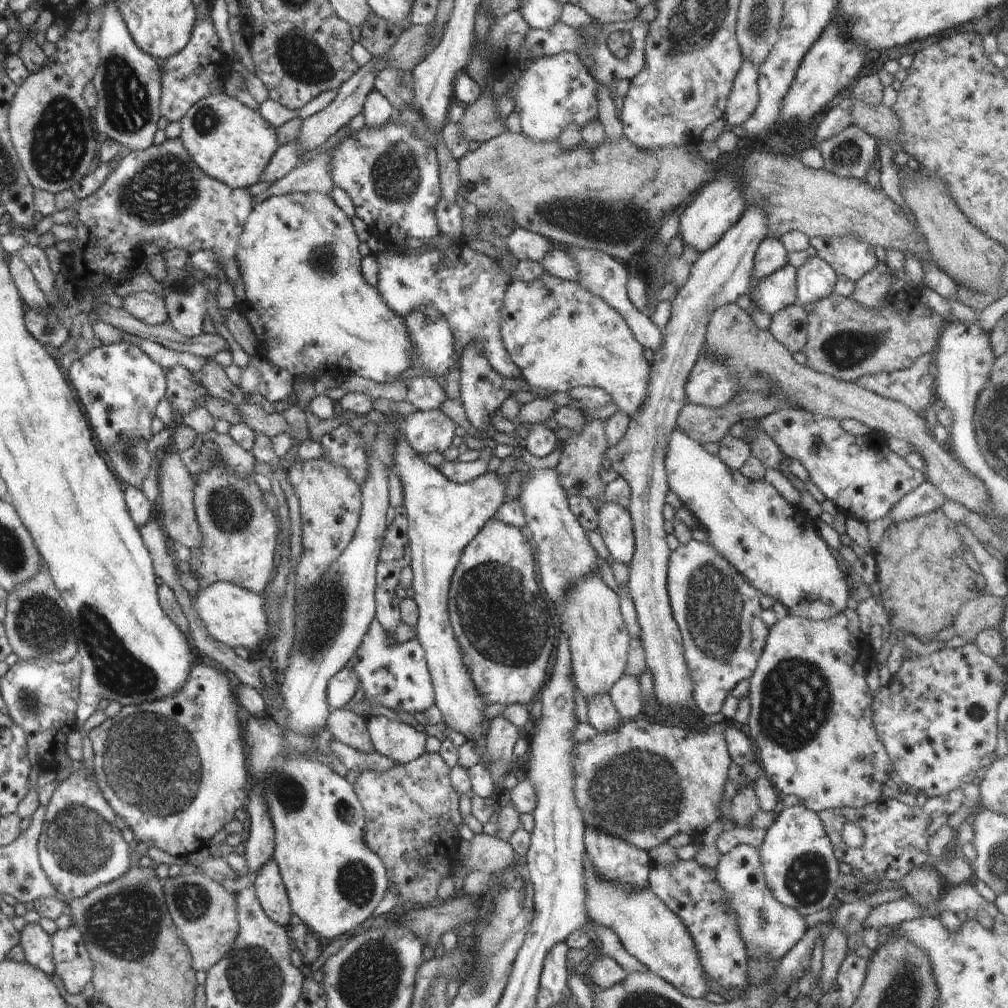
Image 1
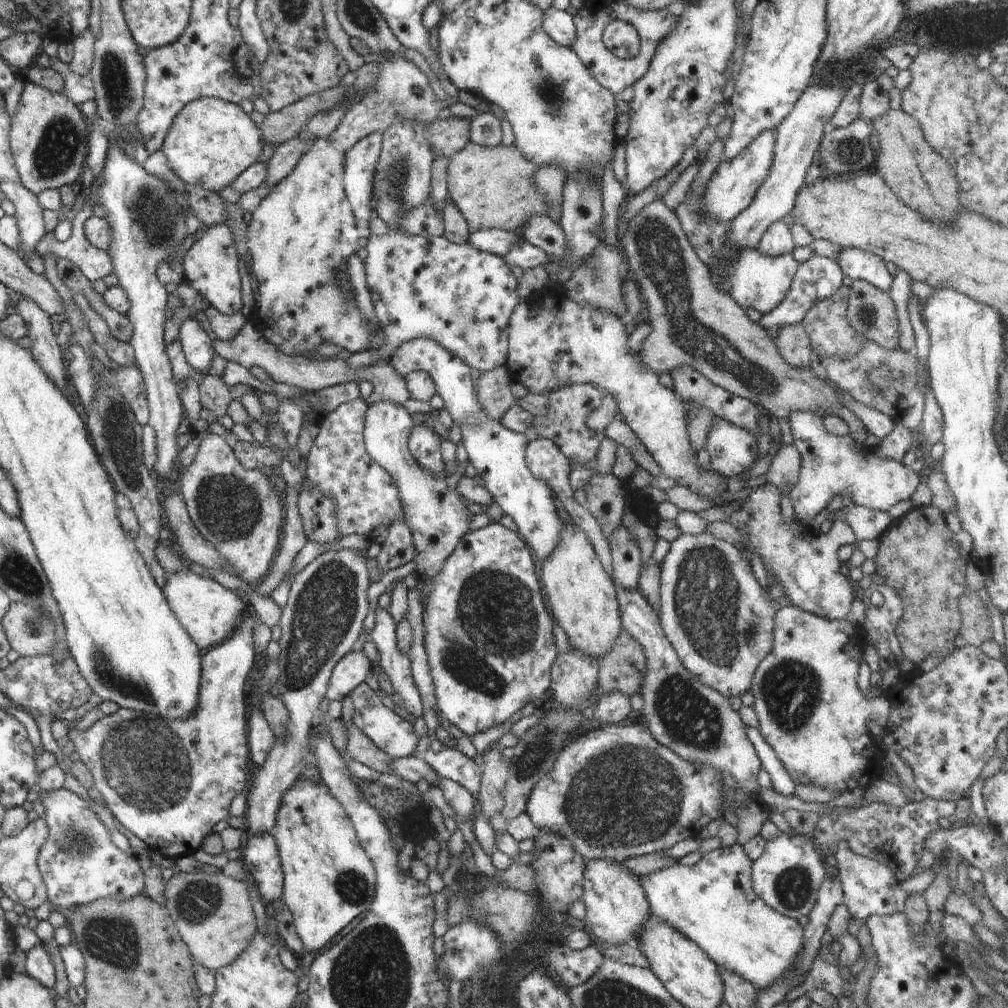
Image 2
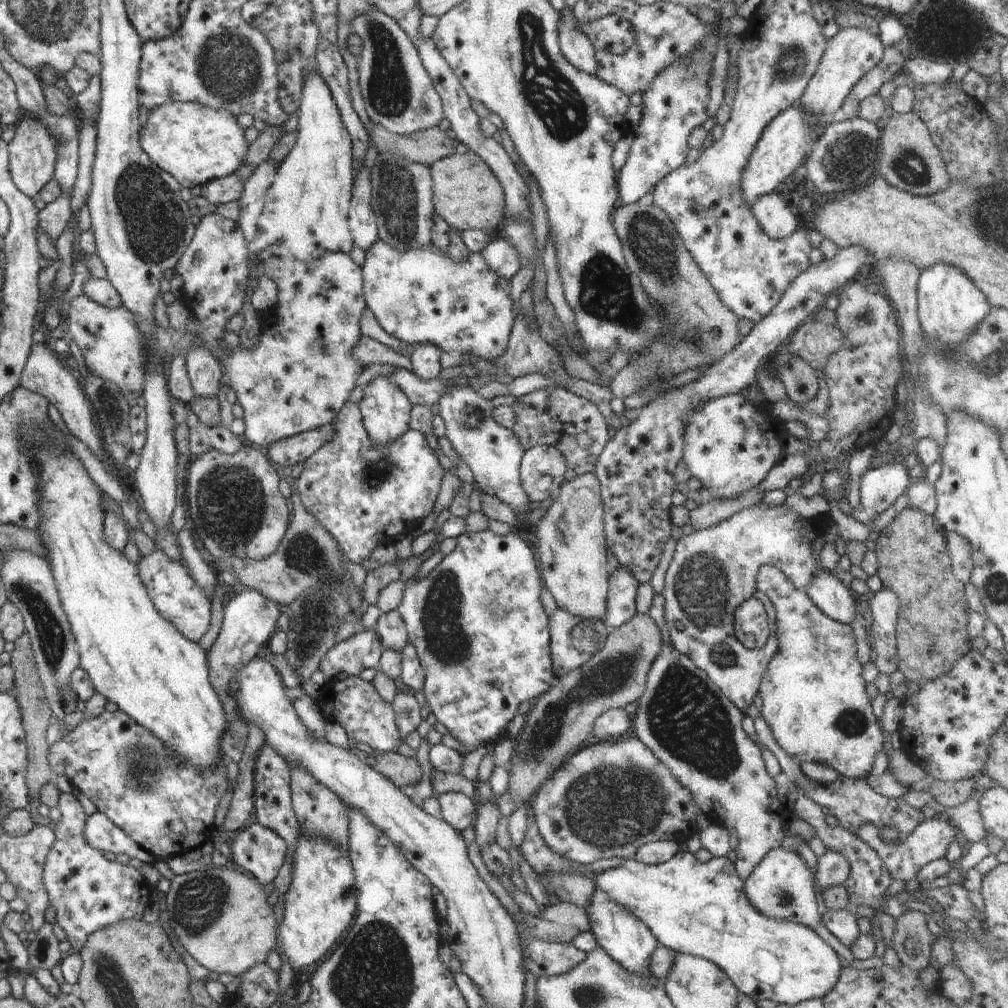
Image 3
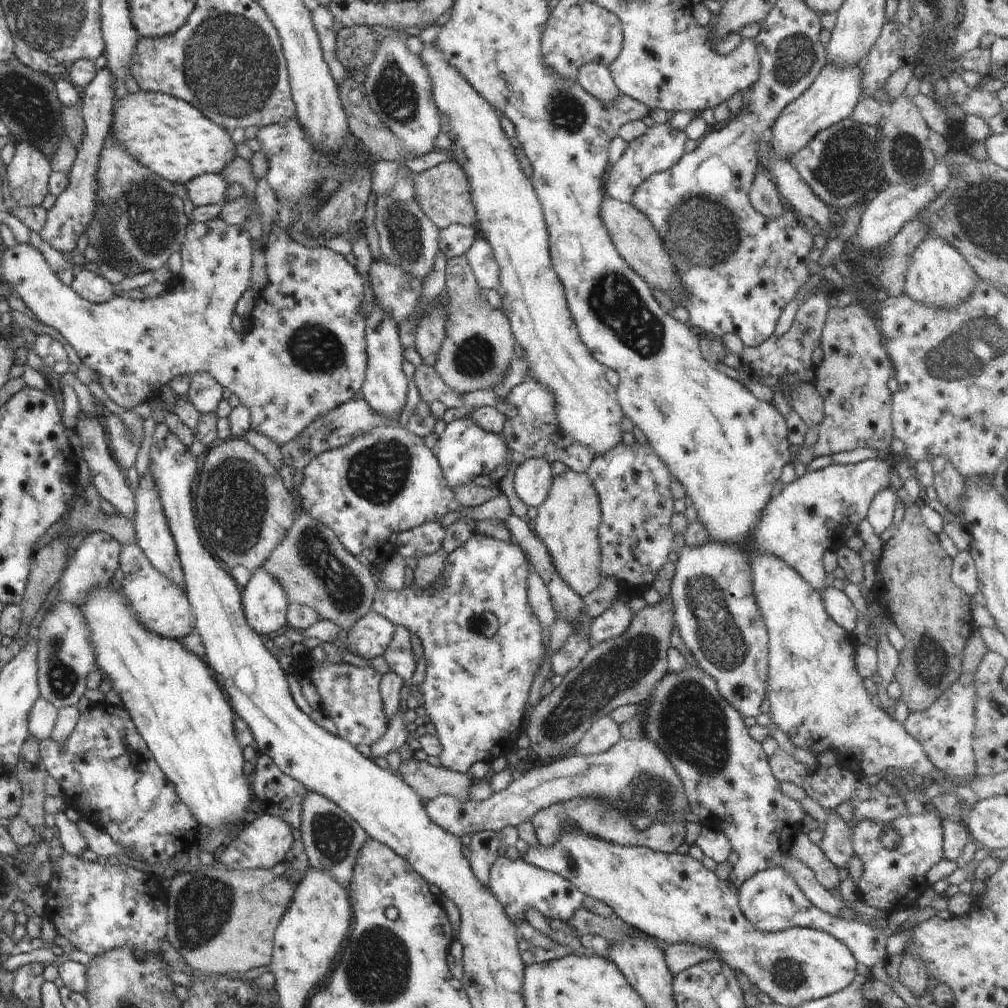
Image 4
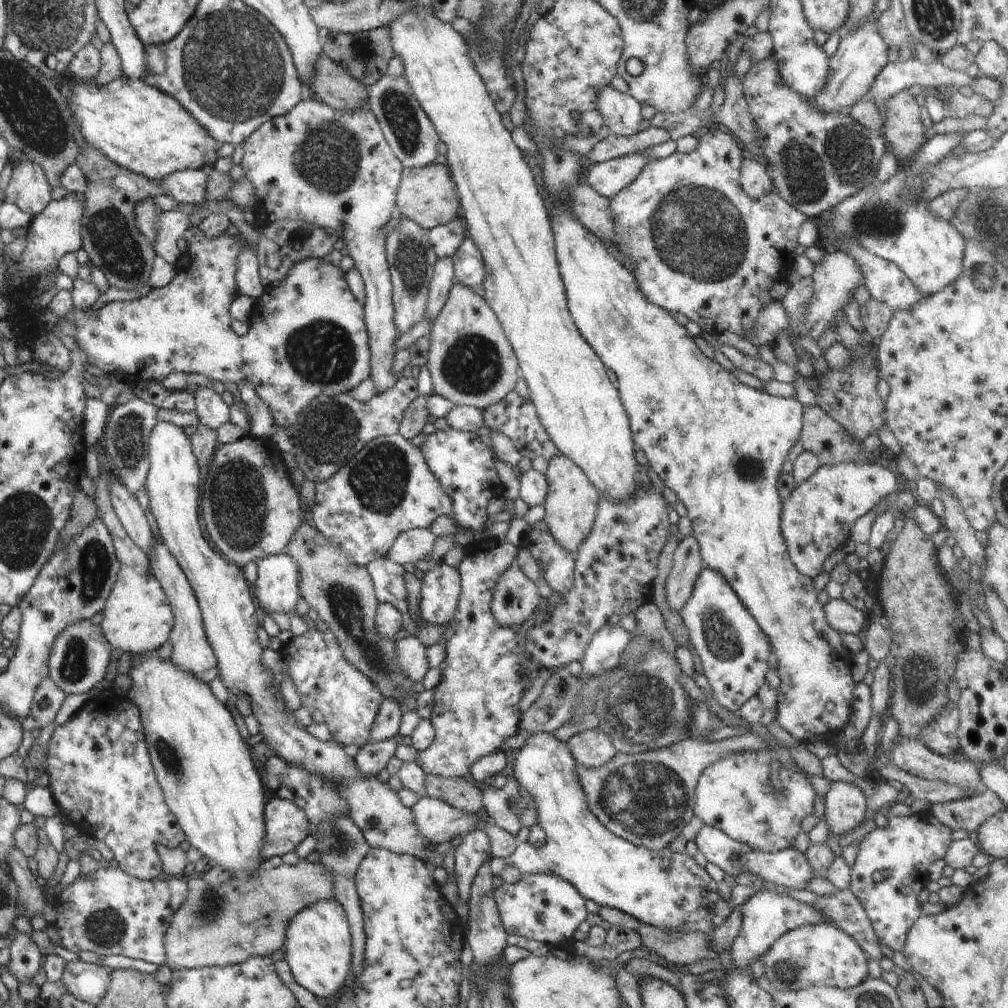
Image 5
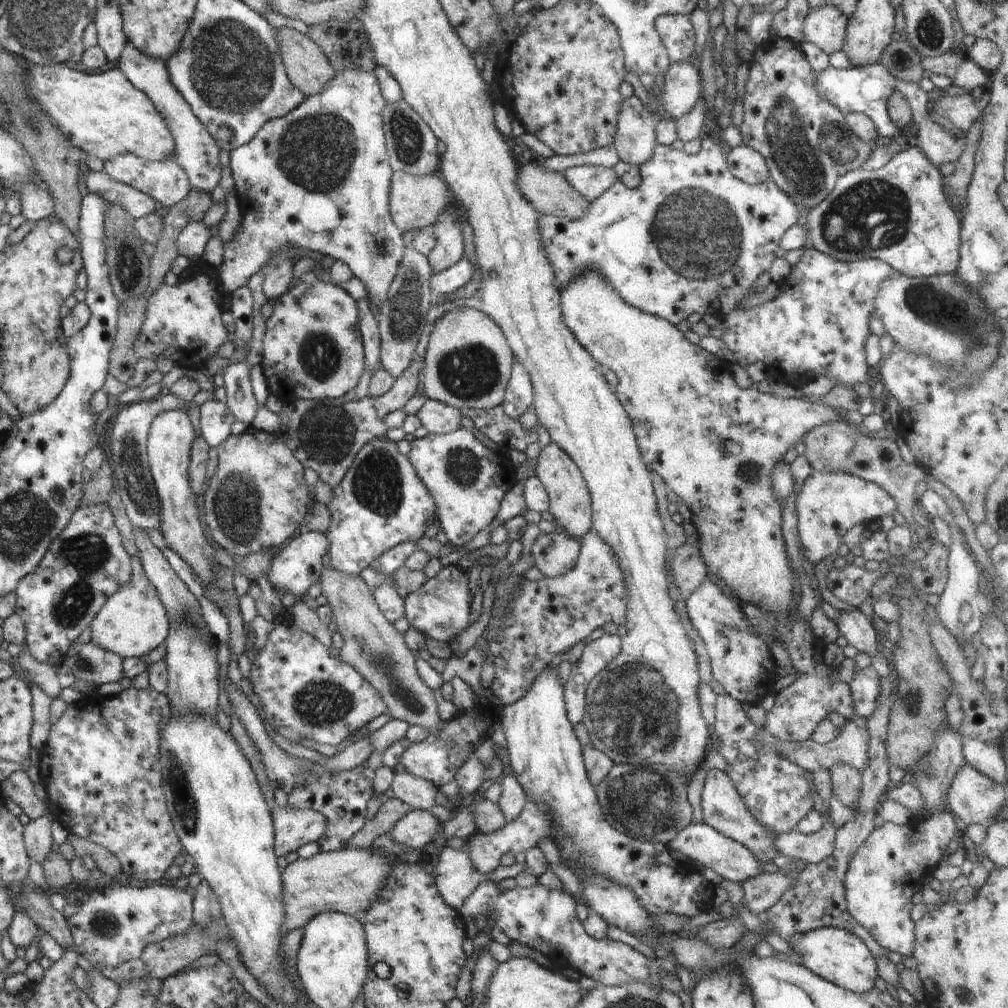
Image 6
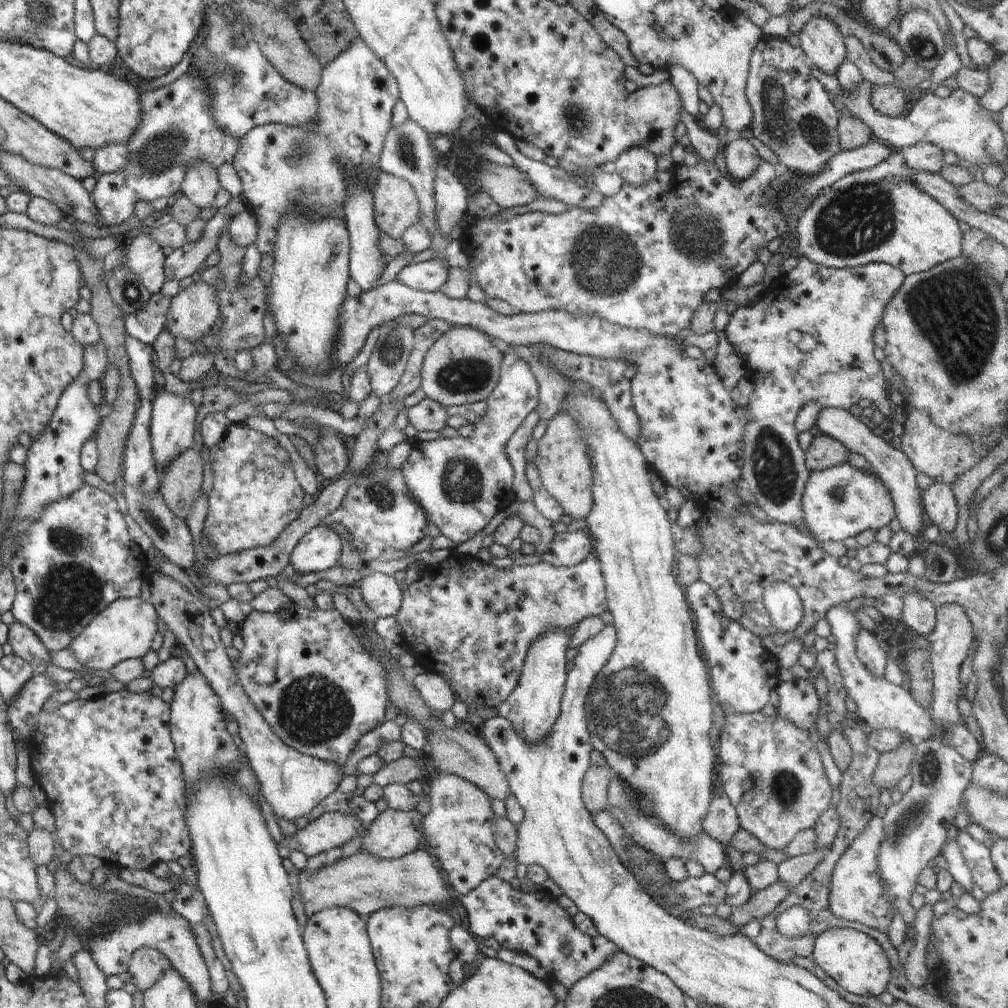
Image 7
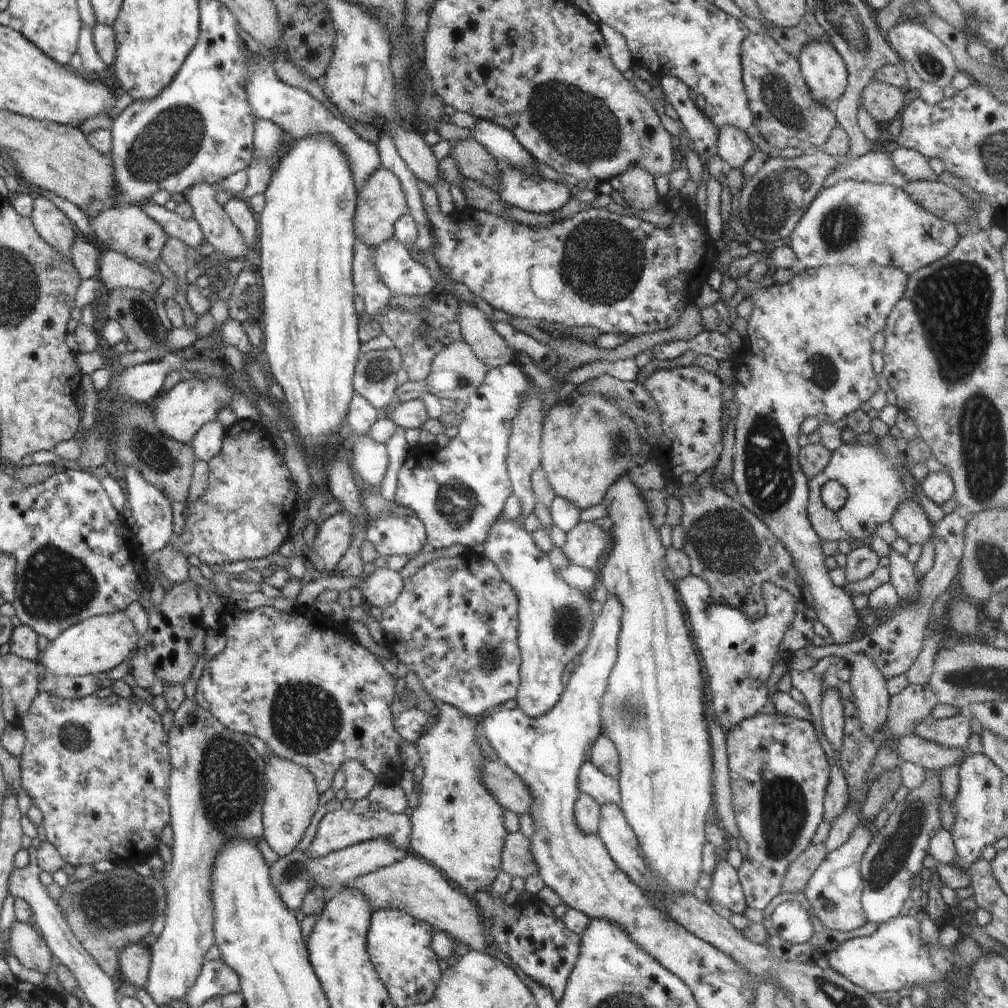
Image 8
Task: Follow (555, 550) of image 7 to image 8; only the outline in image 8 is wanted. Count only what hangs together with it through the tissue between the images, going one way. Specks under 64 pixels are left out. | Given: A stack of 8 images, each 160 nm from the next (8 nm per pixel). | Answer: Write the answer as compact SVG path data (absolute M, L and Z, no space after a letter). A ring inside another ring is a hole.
M582 521L567 532L562 550L570 562L598 573L609 546L610 533L593 522Z

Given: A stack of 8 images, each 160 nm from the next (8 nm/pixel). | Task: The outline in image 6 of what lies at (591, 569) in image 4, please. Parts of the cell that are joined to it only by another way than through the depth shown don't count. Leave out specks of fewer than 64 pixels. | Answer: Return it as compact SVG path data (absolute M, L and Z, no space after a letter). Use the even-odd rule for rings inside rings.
M551 442L539 453L535 475L540 482L543 482L546 492L549 494L548 511L556 518L555 523L560 524L570 534L570 537L580 540L591 529L593 521L592 499L580 469L574 464L568 453Z

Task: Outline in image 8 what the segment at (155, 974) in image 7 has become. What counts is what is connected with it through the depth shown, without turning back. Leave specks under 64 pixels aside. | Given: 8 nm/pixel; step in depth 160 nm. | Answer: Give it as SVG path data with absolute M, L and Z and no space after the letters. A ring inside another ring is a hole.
M137 943L122 945L119 948L119 970L122 979L143 988L149 977L151 950Z

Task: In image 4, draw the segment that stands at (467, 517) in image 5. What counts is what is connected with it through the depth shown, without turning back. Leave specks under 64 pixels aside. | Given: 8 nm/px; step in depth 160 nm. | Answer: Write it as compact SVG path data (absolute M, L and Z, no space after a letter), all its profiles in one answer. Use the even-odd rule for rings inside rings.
M464 416L446 424L446 430L440 435L433 451L448 486L454 488L460 484L472 484L476 476L488 476L500 466L507 464L508 450L500 434L486 432L472 422L471 418Z

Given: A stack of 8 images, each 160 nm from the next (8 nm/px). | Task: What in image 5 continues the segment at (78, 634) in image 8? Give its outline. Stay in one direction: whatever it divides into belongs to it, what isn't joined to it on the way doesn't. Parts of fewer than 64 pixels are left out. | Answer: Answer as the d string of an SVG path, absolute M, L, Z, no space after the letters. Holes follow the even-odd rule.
M100 471L100 479L95 486L93 497L98 507L98 516L106 525L114 541L116 556L120 563L116 582L103 608L104 619L100 628L112 648L121 653L139 655L144 651L154 651L169 640L175 621L167 594L152 574L147 554L128 536L110 502L107 477Z

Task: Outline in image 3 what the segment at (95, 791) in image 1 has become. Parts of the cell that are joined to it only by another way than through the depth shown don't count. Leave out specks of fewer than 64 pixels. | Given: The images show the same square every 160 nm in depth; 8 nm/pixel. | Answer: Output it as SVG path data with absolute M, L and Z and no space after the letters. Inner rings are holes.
M67 788L60 794L57 807L61 818L56 823L55 841L48 851L42 878L49 905L56 910L56 923L66 933L72 951L78 953L95 930L126 919L142 919L144 910L152 904L154 888L138 869L110 861L88 844L84 831L89 816Z

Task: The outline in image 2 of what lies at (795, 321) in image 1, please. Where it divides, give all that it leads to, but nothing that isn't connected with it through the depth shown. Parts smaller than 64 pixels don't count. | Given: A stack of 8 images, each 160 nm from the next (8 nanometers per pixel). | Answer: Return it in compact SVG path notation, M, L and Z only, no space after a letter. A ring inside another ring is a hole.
M801 323L784 325L773 337L779 353L786 362L793 367L810 369L810 362L813 361L814 354L811 340Z

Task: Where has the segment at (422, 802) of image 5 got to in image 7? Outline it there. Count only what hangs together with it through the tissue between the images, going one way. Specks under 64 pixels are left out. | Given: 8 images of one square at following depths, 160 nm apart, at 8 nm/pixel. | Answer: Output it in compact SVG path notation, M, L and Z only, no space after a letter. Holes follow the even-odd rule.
M386 809L368 826L360 851L368 851L383 859L395 859L422 846L421 824L410 822L410 812Z

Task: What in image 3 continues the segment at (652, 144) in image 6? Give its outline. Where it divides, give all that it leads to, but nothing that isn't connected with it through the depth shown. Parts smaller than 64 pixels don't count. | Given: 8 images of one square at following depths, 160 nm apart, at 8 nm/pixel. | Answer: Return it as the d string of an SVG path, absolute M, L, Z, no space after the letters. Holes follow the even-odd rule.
M570 7L559 12L557 31L561 53L578 70L582 69L586 74L595 75L597 71L595 48L575 22L575 16Z

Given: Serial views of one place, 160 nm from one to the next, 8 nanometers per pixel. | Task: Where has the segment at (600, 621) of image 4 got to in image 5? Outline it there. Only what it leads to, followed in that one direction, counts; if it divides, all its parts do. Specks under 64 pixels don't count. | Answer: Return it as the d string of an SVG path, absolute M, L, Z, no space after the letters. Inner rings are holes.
M606 624L590 639L580 661L582 675L599 675L619 666L620 655L631 641L632 634L620 625Z

